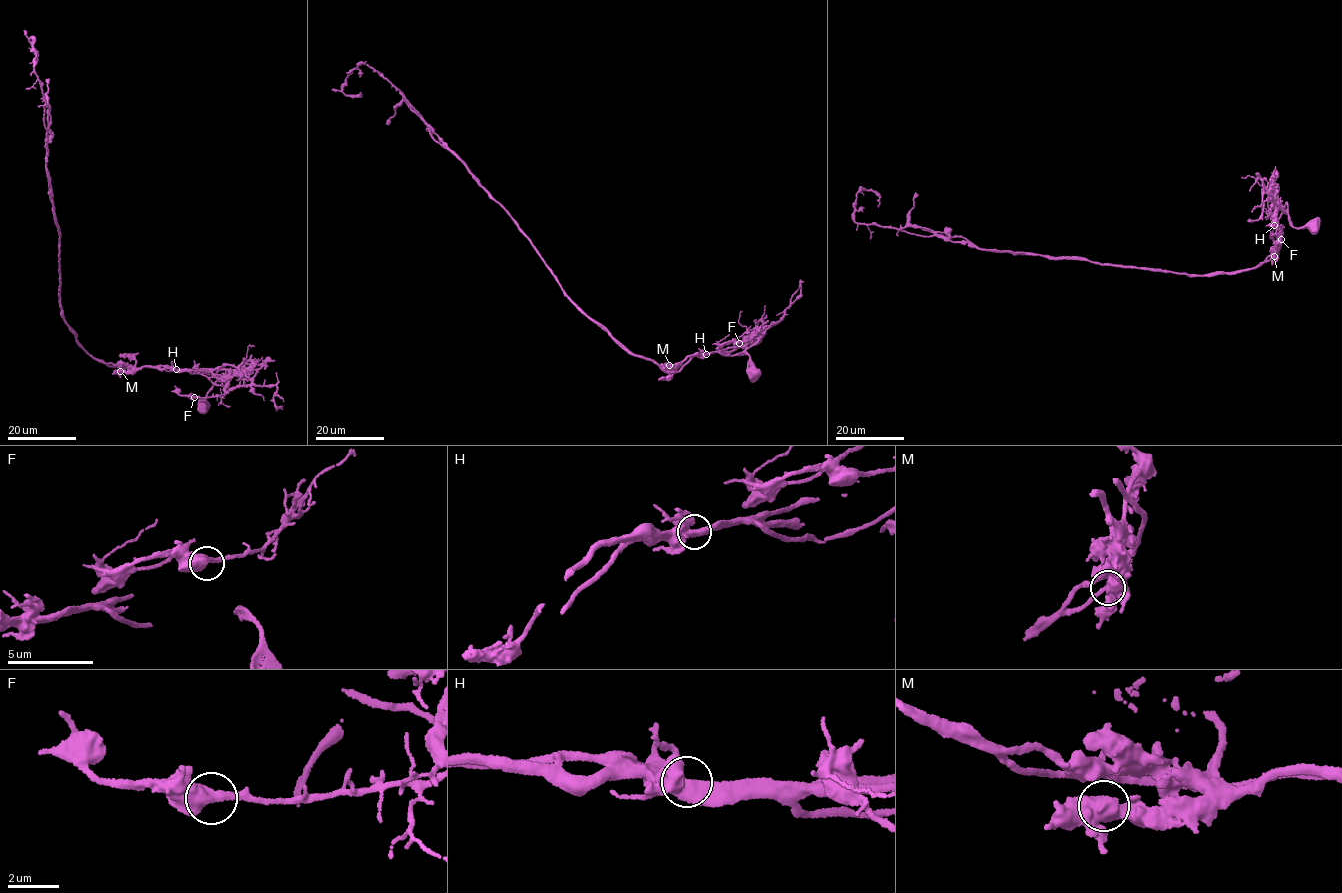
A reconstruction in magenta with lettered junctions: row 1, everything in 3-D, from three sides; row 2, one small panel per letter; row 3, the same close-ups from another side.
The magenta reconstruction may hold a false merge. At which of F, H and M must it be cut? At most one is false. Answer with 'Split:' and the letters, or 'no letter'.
Split: H

